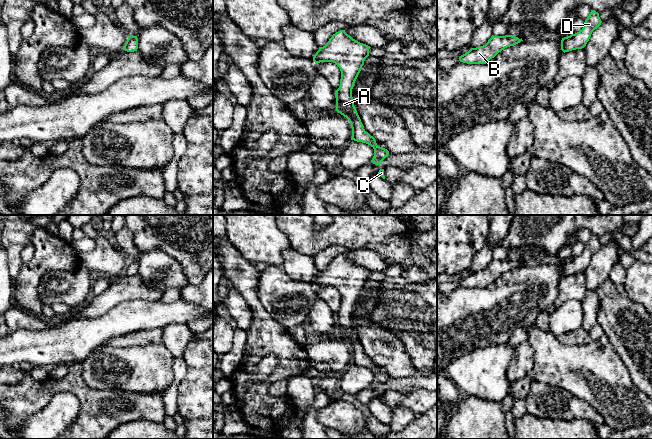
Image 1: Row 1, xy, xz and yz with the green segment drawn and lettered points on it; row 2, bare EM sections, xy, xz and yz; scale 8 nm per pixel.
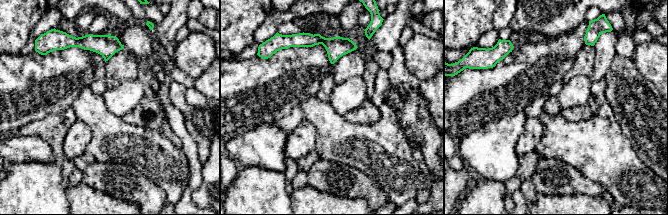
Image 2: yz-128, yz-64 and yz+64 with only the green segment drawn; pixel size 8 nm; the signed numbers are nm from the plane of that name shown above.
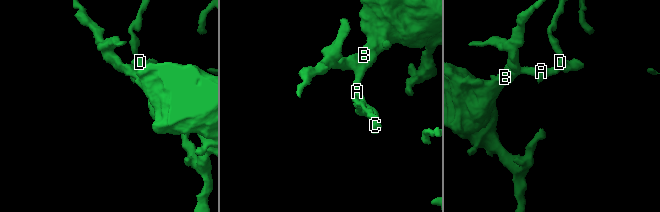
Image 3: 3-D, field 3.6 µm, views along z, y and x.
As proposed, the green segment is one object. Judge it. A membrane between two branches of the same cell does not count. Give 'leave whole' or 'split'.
leave whole

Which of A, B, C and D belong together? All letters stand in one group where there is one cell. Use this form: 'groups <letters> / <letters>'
groups A B C D

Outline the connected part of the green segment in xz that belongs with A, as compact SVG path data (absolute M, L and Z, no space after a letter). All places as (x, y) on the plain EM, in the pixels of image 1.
M340 254L332 259L325 270L319 271L313 285L315 287L333 286L340 292L340 310L335 315L336 335L349 344L352 352L351 364L370 369L374 373L371 386L379 389L388 381L389 375L378 370L375 362L365 355L352 321L354 307L365 283L369 280L370 272L353 263L344 254Z

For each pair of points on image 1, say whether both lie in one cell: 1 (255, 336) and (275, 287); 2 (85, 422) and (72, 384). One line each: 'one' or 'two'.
1: two
2: one

